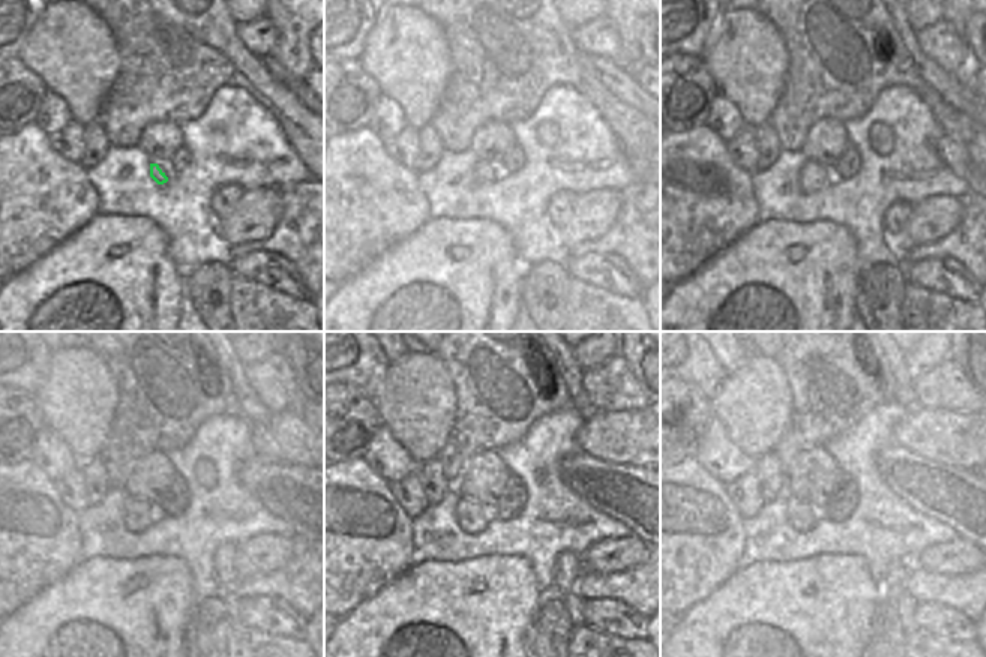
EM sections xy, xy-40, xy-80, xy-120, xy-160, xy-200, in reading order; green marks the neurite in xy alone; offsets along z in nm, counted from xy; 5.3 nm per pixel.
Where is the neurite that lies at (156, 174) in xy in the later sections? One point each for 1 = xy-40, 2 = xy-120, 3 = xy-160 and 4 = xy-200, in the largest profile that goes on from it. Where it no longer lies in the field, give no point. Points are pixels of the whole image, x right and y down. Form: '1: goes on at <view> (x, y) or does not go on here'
1: goes on at xy-40 (483, 173)
2: goes on at xy-120 (137, 515)
3: goes on at xy-160 (471, 518)
4: goes on at xy-200 (802, 516)

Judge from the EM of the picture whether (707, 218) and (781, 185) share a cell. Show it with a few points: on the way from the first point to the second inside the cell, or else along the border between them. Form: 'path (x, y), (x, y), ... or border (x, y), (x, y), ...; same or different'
border (749, 176), (760, 222); different

